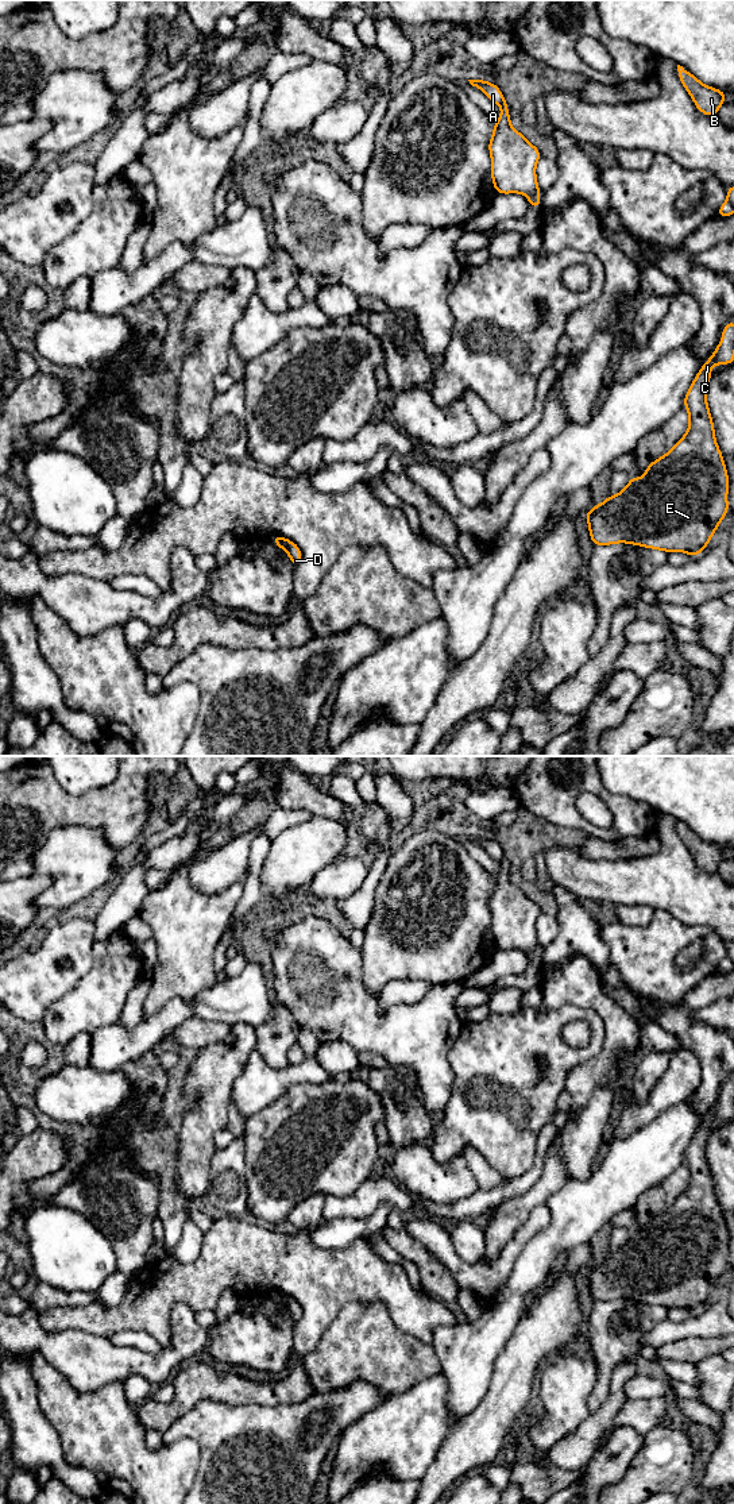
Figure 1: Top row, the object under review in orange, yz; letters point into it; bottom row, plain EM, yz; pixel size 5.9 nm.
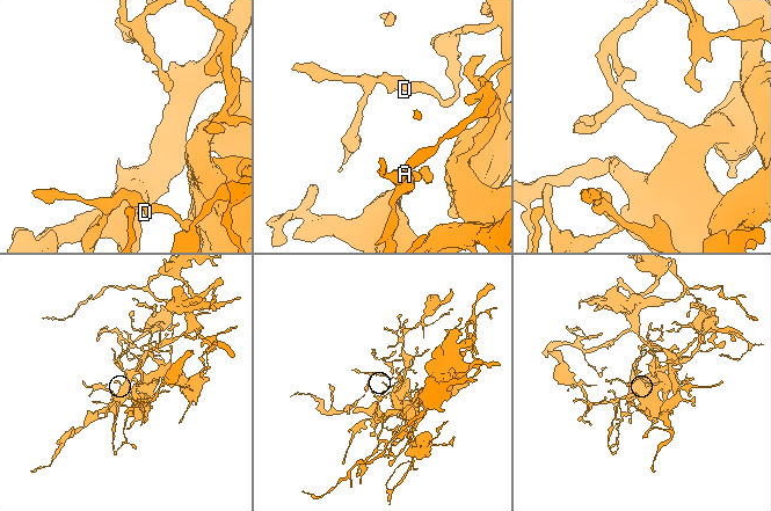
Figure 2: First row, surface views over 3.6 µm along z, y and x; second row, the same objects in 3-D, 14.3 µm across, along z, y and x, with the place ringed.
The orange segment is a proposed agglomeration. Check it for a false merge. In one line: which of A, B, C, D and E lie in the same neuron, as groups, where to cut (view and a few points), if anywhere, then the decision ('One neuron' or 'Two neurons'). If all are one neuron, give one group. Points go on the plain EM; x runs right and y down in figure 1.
Groups: A D / B C E. Split along yz (290, 1298), (284, 1304). Two neurons

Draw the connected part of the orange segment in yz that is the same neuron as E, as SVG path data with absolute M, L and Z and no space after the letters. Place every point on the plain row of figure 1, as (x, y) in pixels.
M734 1076L722 1087L722 1096L703 1122L687 1150L684 1164L689 1171L687 1189L676 1202L645 1225L645 1233L631 1233L627 1242L614 1253L607 1253L584 1272L594 1301L627 1299L652 1306L699 1311L710 1299L719 1279L729 1269L729 1231L723 1212L715 1196L711 1169L707 1161L707 1142L711 1123L734 1118Z

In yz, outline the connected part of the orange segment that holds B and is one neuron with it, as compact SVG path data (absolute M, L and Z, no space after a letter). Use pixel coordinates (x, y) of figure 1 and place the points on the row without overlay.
M677 821L677 828L680 838L692 853L699 868L707 872L716 872L727 851L719 845L704 841L680 821Z

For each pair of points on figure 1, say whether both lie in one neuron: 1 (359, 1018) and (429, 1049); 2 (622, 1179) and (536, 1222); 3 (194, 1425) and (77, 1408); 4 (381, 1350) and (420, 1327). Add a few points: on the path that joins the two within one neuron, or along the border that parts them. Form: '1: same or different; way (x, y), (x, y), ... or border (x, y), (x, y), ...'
1: same; way (377, 1032), (412, 1036)
2: different; border (547, 1204), (549, 1223), (530, 1240)
3: different; border (163, 1443), (192, 1438), (197, 1443), (200, 1461)
4: different; border (387, 1310), (391, 1321), (400, 1329), (429, 1345)

